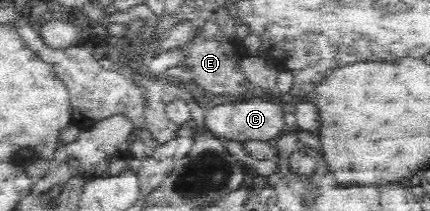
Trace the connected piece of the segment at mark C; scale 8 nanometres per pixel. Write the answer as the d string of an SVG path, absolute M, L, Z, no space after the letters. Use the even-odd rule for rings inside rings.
M255 96L242 102L222 103L209 108L205 112L205 125L215 137L225 137L237 140L241 144L246 140L258 140L275 142L284 133L284 114L287 108L283 108L277 102L267 101L264 97Z

